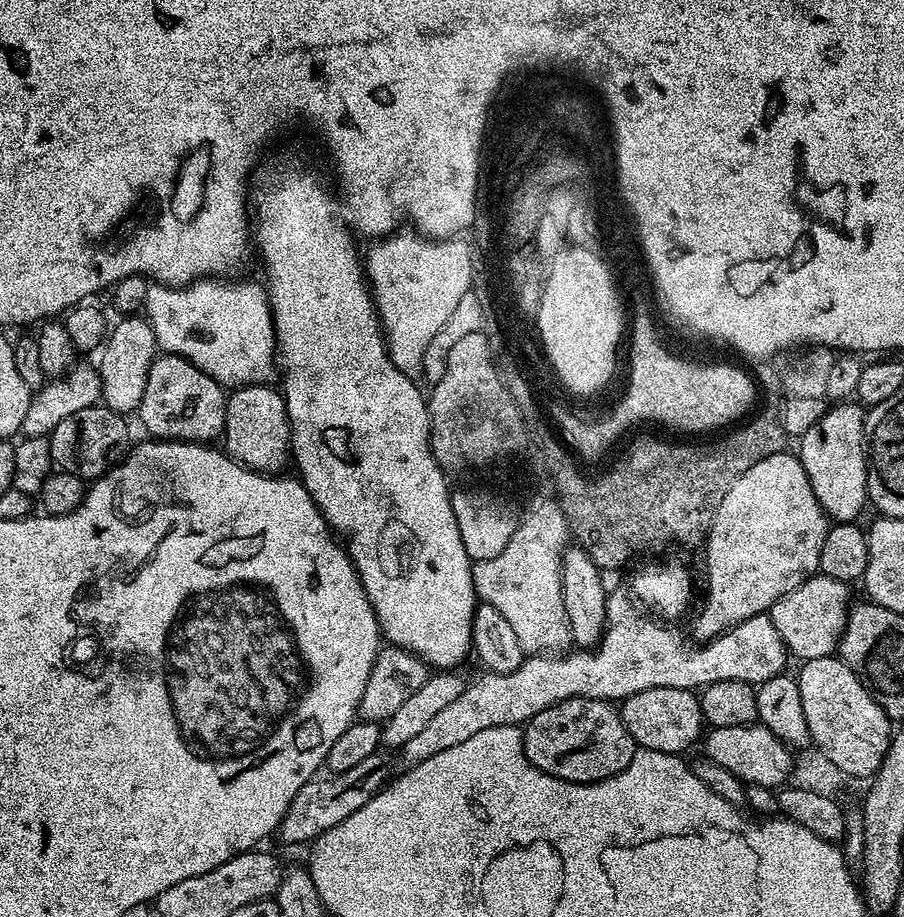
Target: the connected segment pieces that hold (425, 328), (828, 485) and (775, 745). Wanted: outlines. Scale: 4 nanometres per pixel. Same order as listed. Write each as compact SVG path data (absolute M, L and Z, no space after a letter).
M389 234L383 238L377 239L376 244L369 250L368 256L366 252L366 279L370 285L372 298L376 302L376 314L380 318L380 327L386 337L388 353L392 355L392 361L402 370L402 374L416 378L423 373L424 359L426 358L426 350L430 346L430 342L434 338L434 334L438 334L438 330L442 330L442 326L446 326L446 318L450 318L450 314L454 314L454 310L458 306L458 301L462 299L473 287L471 258L467 252L464 243L446 243L441 245L428 244L425 240L417 240L408 234Z
M836 402L816 425L799 437L798 455L810 478L810 486L824 508L825 516L836 522L852 522L868 499L868 458L864 434L865 409L856 402Z
M759 722L746 726L712 728L707 736L707 757L716 762L718 766L725 767L730 774L743 781L745 785L757 784L776 790L791 777L794 765L793 749Z

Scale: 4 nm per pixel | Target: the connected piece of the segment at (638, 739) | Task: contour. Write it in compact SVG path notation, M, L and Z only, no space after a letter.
M651 688L627 696L618 708L626 730L640 748L684 754L706 728L700 697L691 688Z

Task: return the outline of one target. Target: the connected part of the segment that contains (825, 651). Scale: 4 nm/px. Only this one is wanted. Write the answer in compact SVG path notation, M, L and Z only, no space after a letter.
M809 576L790 594L778 598L770 610L770 615L778 634L784 639L789 653L797 656L797 661L813 660L833 655L840 643L840 636L848 621L850 585L829 576Z

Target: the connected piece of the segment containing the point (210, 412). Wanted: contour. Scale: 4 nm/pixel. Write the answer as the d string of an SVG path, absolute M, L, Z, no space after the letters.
M157 355L146 378L146 390L138 409L149 437L157 440L212 442L224 431L225 389L183 356Z

